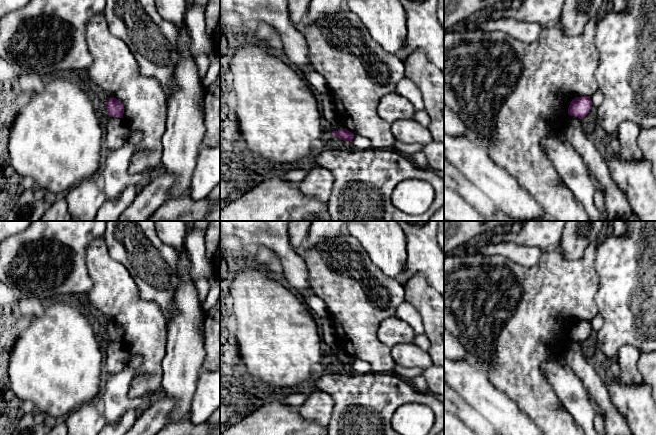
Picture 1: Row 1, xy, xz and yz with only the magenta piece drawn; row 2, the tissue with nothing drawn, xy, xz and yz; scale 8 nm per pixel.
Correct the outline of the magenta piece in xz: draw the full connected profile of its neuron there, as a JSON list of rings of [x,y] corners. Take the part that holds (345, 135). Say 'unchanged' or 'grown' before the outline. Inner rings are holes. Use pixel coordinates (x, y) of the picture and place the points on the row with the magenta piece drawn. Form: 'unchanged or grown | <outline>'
unchanged | [[[346,128],[338,131],[333,131],[331,135],[338,137],[345,142],[352,142],[354,138],[354,134],[348,131]]]

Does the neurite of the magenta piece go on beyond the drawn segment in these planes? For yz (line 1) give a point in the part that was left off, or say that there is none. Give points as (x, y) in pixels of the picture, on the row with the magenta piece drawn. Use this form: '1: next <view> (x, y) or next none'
1: next none

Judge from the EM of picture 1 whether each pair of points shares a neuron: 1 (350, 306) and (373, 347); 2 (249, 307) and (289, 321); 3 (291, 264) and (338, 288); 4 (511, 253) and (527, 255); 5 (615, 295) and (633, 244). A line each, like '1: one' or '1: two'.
1: one
2: one
3: two
4: one
5: one

